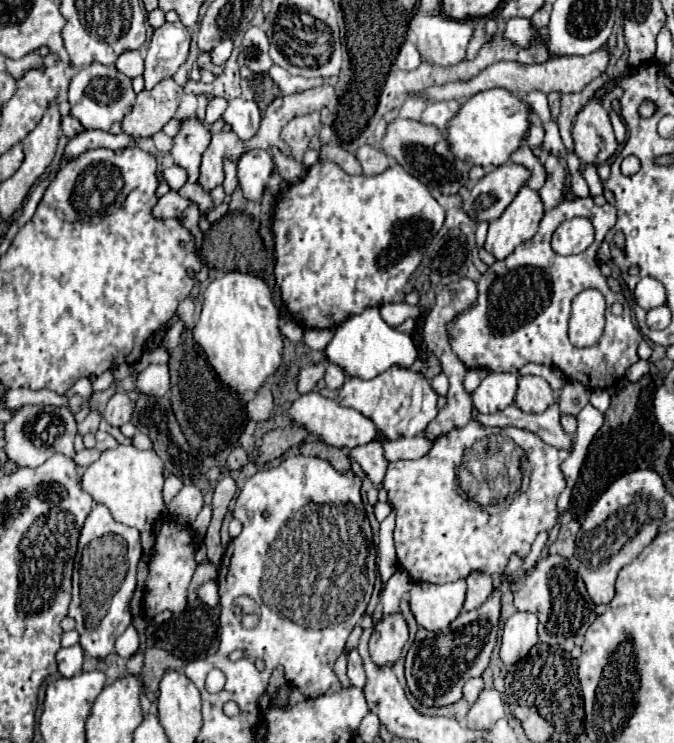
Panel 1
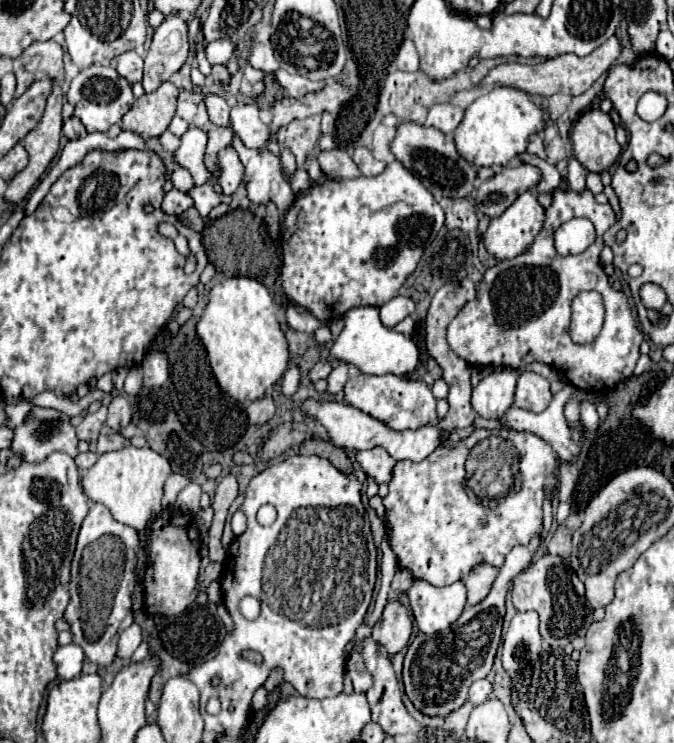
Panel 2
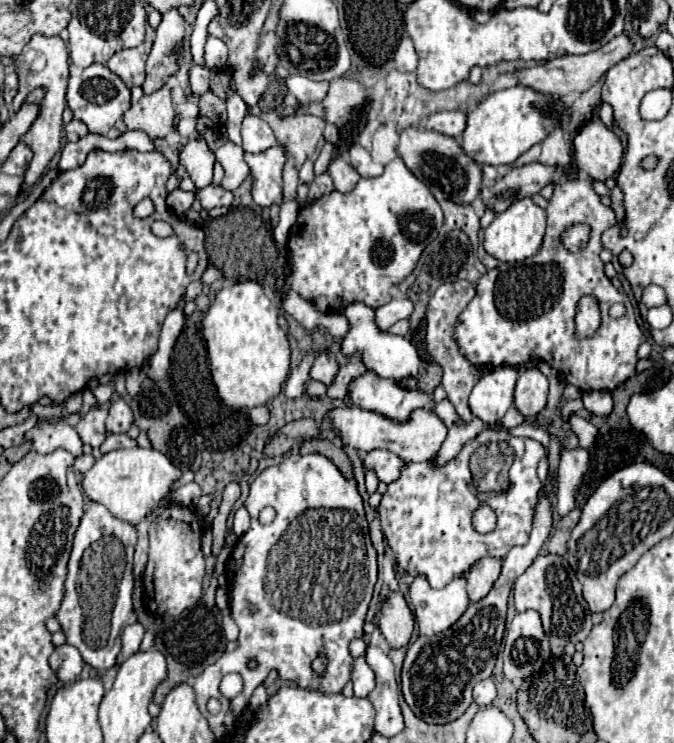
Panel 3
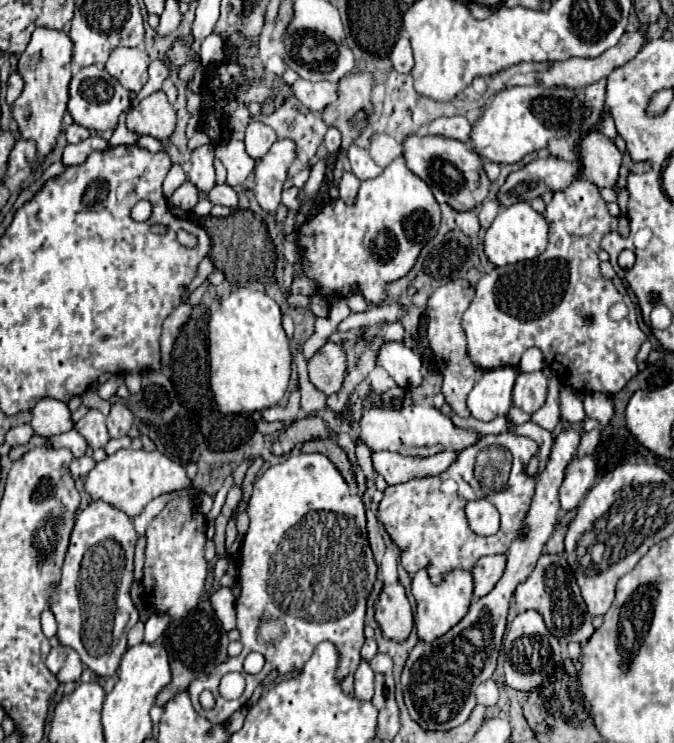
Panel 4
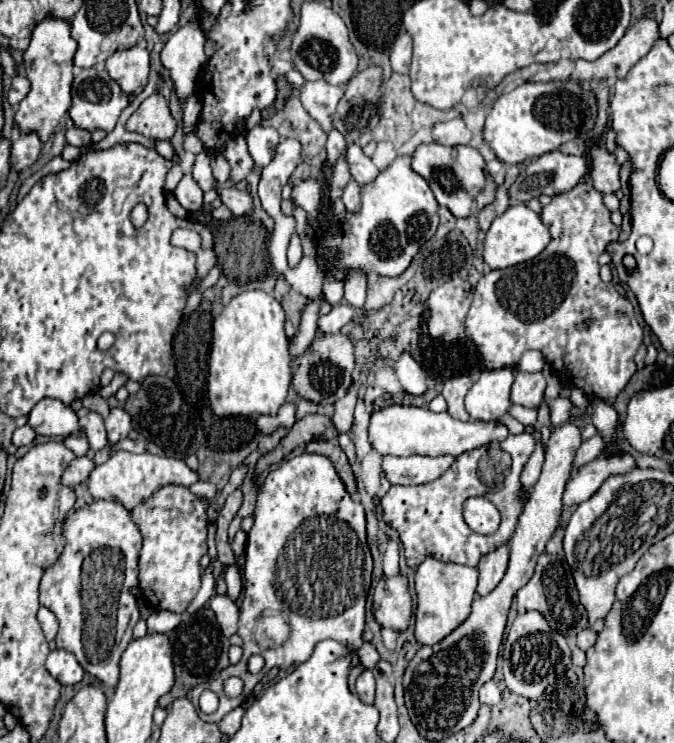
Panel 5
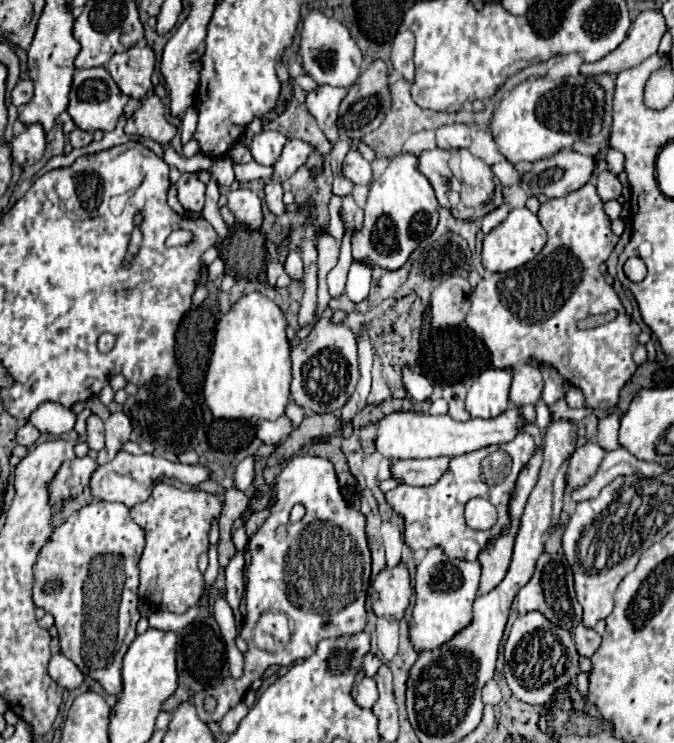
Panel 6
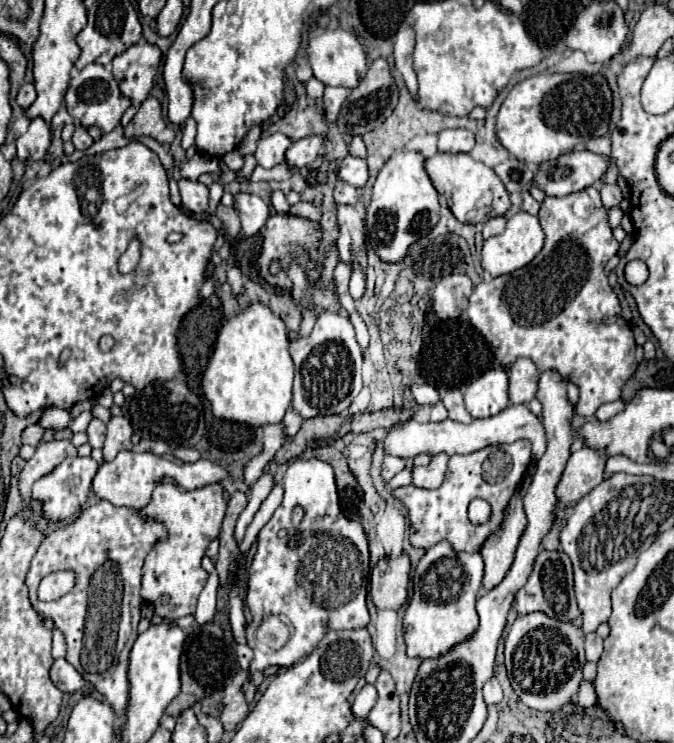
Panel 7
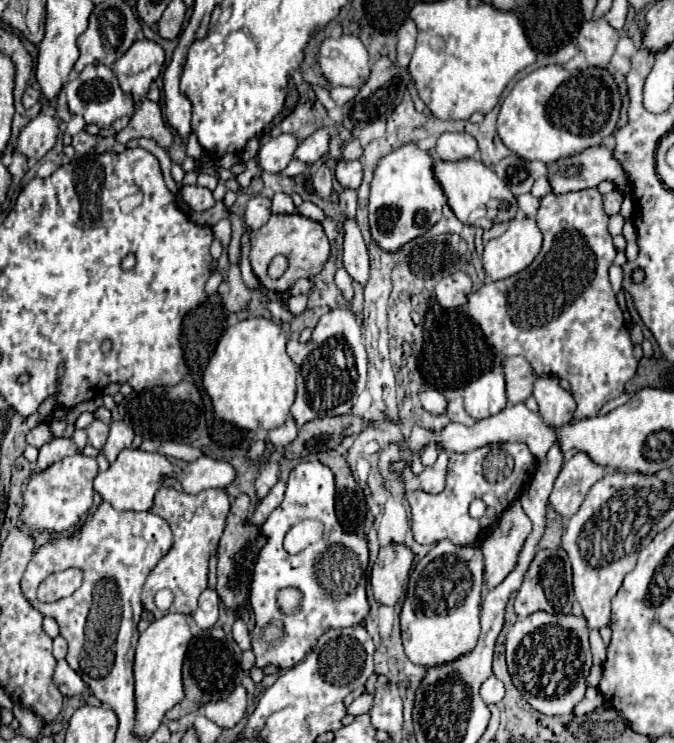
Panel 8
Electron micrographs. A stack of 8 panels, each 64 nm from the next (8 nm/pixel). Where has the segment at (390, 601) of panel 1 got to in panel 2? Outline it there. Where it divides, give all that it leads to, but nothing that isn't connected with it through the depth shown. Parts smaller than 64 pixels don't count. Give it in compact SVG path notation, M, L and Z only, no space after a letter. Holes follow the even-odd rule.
M404 568L396 570L396 574L394 574L394 578L392 578L392 584L390 584L388 602L390 602L390 600L396 600L400 594L404 594L404 592L410 588L412 582L414 582L414 578L412 578L412 574L410 574L408 570L404 570Z

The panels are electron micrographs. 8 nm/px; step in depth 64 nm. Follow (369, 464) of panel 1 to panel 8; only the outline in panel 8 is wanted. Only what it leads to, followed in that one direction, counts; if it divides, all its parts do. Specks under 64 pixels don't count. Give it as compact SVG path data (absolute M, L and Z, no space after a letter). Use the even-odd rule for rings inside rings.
M440 452L436 464L424 468L424 470L418 474L420 488L422 488L424 492L430 492L430 494L442 492L442 490L444 490L444 484L446 484L446 468L448 468L448 454L446 454L446 452Z

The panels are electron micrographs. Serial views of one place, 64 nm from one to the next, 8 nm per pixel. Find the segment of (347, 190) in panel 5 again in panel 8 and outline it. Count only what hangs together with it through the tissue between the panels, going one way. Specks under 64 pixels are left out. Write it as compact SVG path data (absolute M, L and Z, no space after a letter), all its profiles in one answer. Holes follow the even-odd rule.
M344 218L344 240L342 240L342 262L348 274L362 286L368 282L368 250L358 228L356 218Z

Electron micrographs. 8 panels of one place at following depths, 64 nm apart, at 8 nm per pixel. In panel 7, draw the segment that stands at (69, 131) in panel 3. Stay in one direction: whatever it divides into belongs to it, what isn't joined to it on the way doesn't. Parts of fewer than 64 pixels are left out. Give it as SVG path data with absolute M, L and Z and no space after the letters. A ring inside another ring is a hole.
M76 126L74 130L74 136L72 136L72 144L76 150L88 150L92 146L92 136L82 128L82 126Z

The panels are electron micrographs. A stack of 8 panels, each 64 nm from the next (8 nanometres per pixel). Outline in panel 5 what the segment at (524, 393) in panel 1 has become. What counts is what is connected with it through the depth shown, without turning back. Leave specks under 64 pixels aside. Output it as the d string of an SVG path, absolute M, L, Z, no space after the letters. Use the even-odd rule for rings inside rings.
M516 370L512 384L512 404L520 404L524 408L538 408L544 402L546 380L542 372L522 372Z

